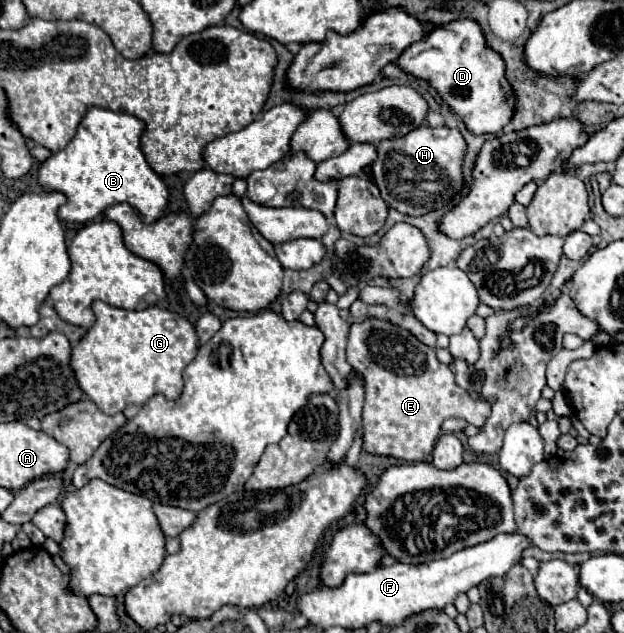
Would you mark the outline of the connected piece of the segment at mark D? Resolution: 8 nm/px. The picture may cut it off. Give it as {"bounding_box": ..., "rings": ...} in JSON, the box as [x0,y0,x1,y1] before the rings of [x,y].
{"bounding_box":[397,19,513,135],"rings":[[[461,19],[461,21],[451,21],[447,25],[439,25],[435,27],[429,35],[425,35],[419,43],[413,43],[411,47],[407,47],[407,51],[403,51],[403,55],[397,59],[397,65],[419,79],[429,81],[429,85],[439,93],[439,97],[447,103],[447,107],[459,115],[465,123],[465,127],[473,133],[473,135],[485,135],[485,133],[499,133],[511,119],[513,113],[513,99],[505,97],[505,91],[501,87],[501,83],[505,81],[505,63],[501,59],[499,53],[495,53],[493,49],[487,47],[485,37],[481,27],[471,21],[471,19]]]}

